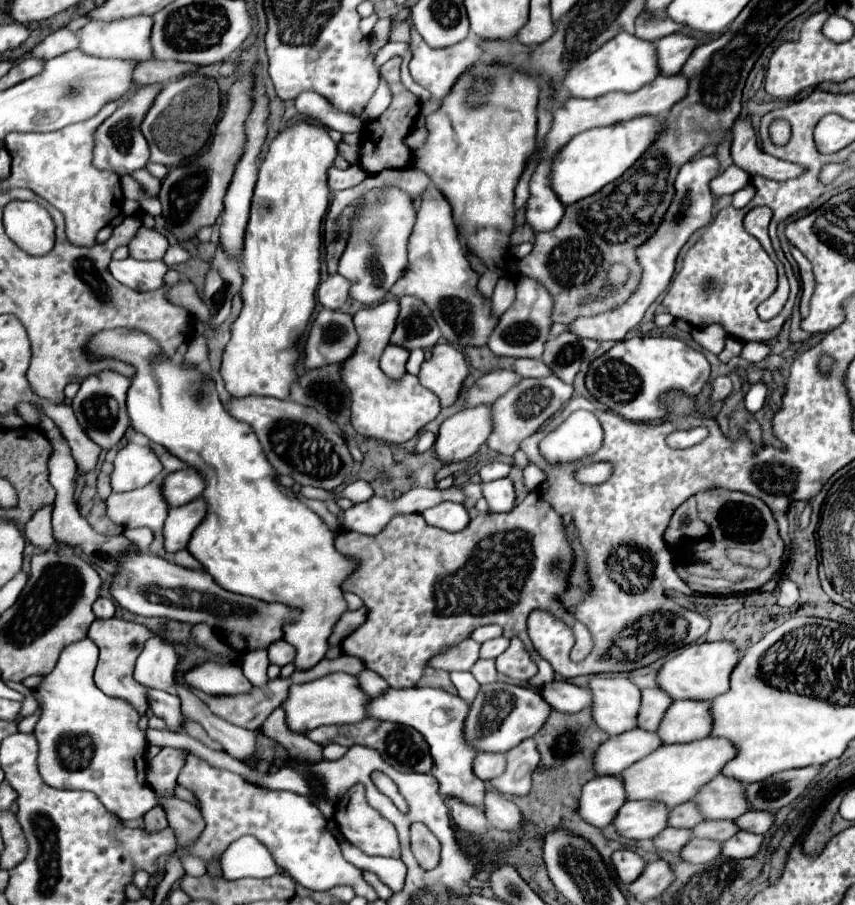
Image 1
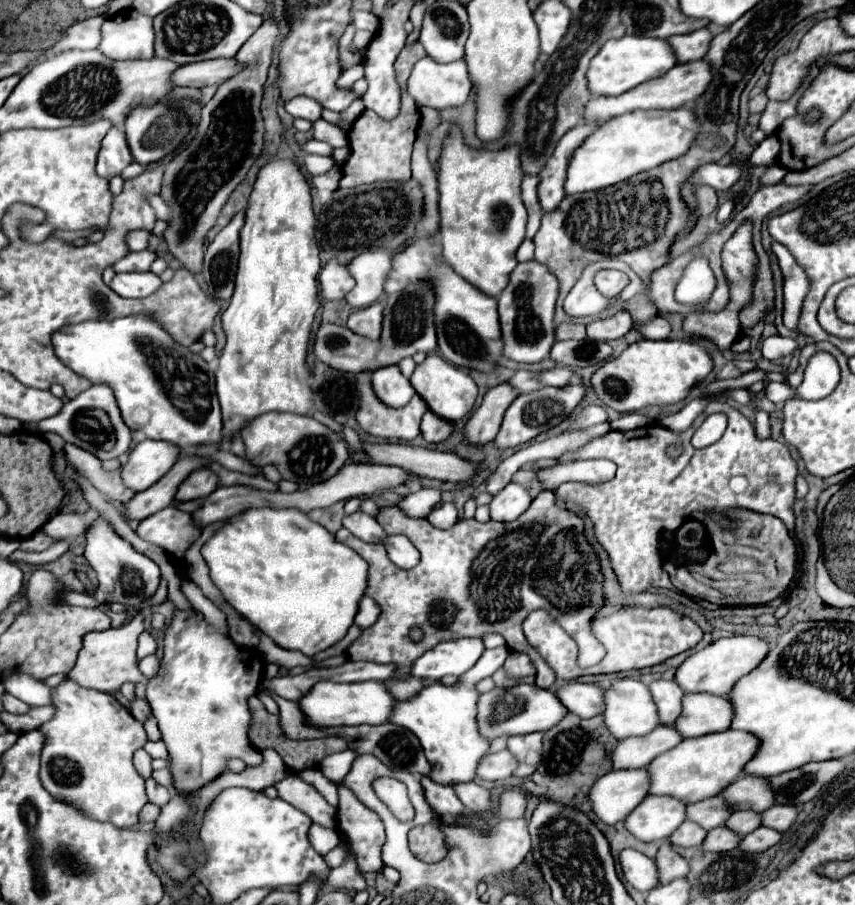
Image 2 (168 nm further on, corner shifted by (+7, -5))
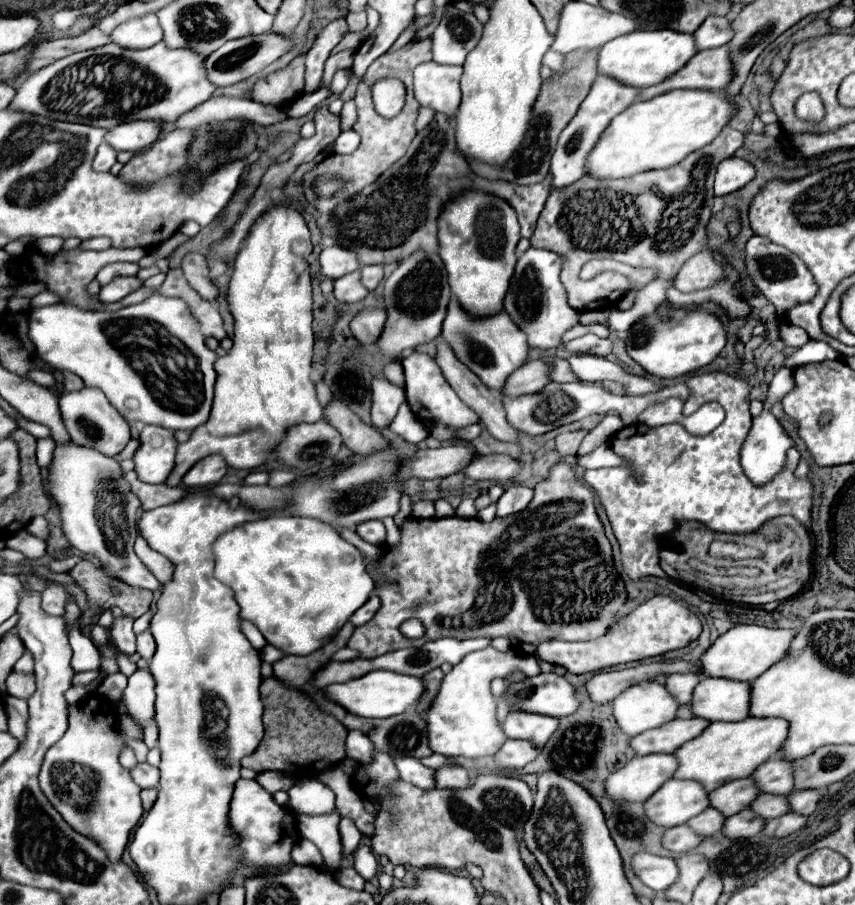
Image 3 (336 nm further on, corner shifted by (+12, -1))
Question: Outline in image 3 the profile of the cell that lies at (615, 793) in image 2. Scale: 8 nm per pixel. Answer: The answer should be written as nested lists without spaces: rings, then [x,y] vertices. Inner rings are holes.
[[[646,754],[634,756],[624,772],[612,772],[606,784],[608,796],[612,800],[640,800],[646,802],[664,782],[668,782],[678,768],[678,758],[674,754]]]

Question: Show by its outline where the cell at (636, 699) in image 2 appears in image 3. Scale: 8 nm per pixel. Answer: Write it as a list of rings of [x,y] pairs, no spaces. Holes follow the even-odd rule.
[[[656,680],[636,684],[612,702],[616,722],[630,736],[674,720],[678,706],[678,700]]]

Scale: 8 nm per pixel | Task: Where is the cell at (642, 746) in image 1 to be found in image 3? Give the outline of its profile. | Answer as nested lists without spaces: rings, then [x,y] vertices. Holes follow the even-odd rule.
[[[676,718],[666,726],[648,730],[632,738],[632,748],[636,748],[636,754],[676,752],[684,742],[690,742],[696,736],[700,736],[706,726],[710,726],[710,722],[704,718],[690,718],[690,720]]]

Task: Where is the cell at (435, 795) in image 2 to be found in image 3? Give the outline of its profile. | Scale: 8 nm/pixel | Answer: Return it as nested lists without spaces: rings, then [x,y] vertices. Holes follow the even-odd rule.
[[[394,758],[394,764],[396,764],[402,780],[416,784],[420,788],[432,788],[434,786],[434,780],[432,780],[434,770],[422,766],[416,758]]]

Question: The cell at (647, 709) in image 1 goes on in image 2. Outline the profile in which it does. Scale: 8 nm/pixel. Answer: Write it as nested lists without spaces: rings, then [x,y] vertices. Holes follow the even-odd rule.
[[[673,680],[651,682],[649,692],[651,692],[653,702],[657,706],[661,726],[673,724],[681,712],[681,696],[685,692],[681,692],[681,688],[677,688],[677,684]]]

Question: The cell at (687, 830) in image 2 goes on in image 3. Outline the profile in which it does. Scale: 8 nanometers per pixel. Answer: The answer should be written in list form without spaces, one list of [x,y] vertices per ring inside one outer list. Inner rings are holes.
[[[708,808],[708,810],[704,810],[700,816],[694,816],[690,822],[688,822],[688,826],[692,826],[692,830],[696,830],[698,834],[702,834],[702,836],[714,836],[714,834],[718,834],[720,830],[722,830],[722,826],[724,826],[724,814],[720,812],[720,810],[716,810],[716,808]]]

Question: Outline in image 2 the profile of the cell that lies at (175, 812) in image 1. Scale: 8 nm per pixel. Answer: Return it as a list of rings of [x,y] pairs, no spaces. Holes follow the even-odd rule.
[[[153,778],[147,780],[147,796],[149,796],[149,802],[157,804],[157,806],[165,806],[171,800],[171,792],[167,788],[159,786]]]

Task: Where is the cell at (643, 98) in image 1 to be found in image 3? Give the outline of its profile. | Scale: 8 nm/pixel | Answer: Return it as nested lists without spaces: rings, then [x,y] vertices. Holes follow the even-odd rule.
[[[710,48],[700,50],[676,76],[670,76],[662,84],[656,84],[652,88],[642,90],[642,100],[648,100],[650,96],[658,96],[660,92],[668,92],[672,88],[712,88],[722,90],[726,88],[734,78],[732,62],[730,62],[730,48]]]

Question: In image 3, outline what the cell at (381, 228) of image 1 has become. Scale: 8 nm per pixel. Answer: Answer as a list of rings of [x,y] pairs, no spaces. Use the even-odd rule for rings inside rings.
[[[358,270],[334,280],[334,298],[338,302],[344,302],[344,304],[360,302],[366,298],[366,294],[368,294],[368,290],[360,284],[360,272]]]

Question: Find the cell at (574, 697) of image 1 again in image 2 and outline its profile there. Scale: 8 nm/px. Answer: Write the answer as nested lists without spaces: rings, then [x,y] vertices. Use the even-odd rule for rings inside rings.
[[[567,682],[555,694],[561,700],[561,704],[575,716],[591,718],[603,712],[603,704],[601,704],[603,690],[597,688],[595,684]]]

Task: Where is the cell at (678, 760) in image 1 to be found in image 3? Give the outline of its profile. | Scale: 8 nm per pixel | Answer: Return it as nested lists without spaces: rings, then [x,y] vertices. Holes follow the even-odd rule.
[[[748,718],[740,722],[712,722],[696,740],[676,750],[680,760],[676,776],[680,780],[700,780],[708,792],[736,778],[748,778],[754,770],[780,752],[788,736],[788,720],[784,718]]]

